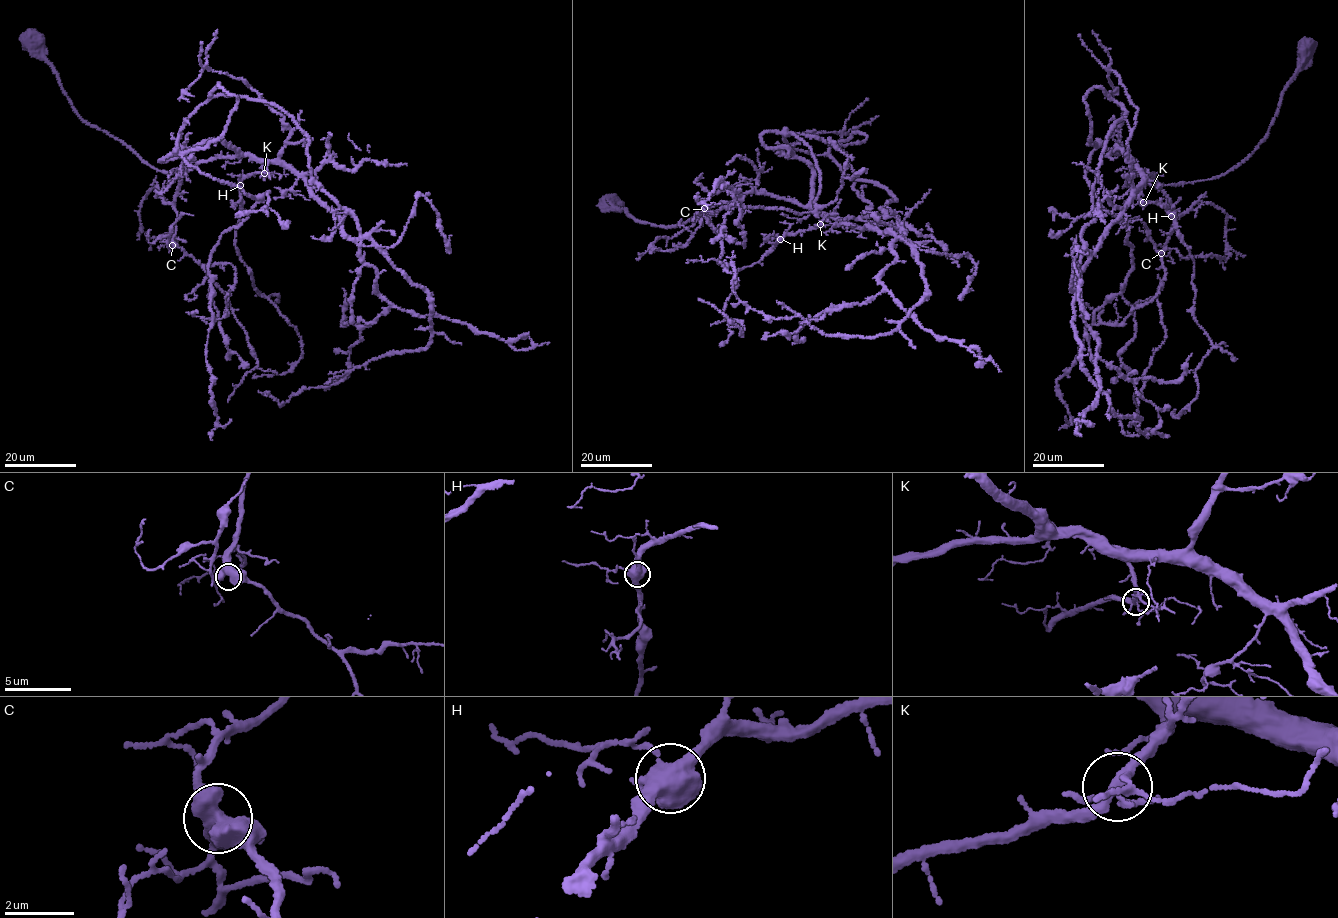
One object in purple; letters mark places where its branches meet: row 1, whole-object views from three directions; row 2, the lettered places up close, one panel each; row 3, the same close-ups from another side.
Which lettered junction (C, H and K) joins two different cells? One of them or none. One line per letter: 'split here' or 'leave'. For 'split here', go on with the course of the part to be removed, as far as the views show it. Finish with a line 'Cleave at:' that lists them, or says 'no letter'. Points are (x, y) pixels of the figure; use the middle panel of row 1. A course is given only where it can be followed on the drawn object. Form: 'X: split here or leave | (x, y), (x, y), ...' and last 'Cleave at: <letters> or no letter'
C: leave
H: leave
K: leave
Cleave at: no letter

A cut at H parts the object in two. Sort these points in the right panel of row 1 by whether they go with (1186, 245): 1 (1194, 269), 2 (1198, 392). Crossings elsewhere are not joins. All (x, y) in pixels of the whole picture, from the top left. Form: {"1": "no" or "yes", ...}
{"1": "yes", "2": "yes"}

